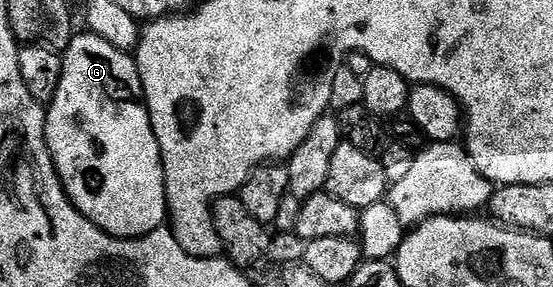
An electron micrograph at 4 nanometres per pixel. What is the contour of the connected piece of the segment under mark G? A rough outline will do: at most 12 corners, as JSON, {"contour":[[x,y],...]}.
{"contour":[[72,35],[45,108],[71,205],[121,240],[168,219],[139,68]]}

